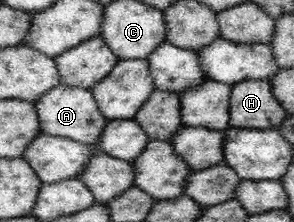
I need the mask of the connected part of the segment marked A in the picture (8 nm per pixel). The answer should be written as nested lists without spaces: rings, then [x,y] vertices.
[[[60,84],[41,95],[41,98],[38,98],[33,104],[42,132],[54,137],[73,139],[86,145],[98,144],[103,129],[109,121],[100,113],[90,88]]]

